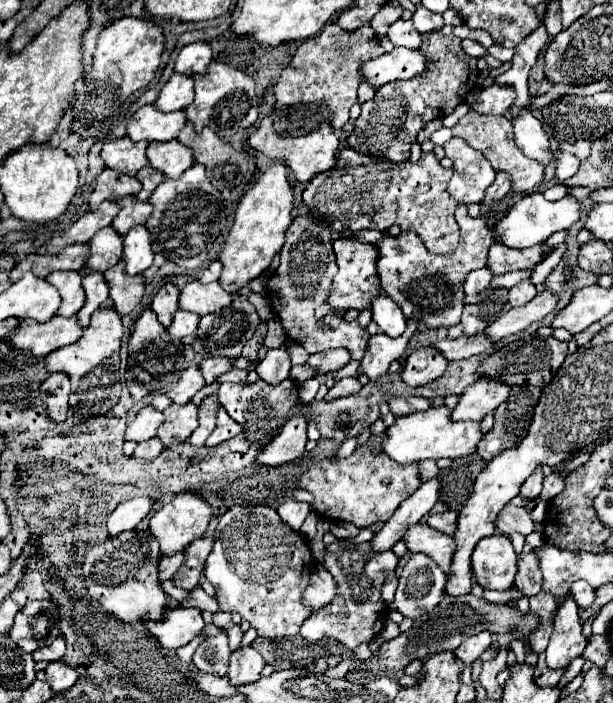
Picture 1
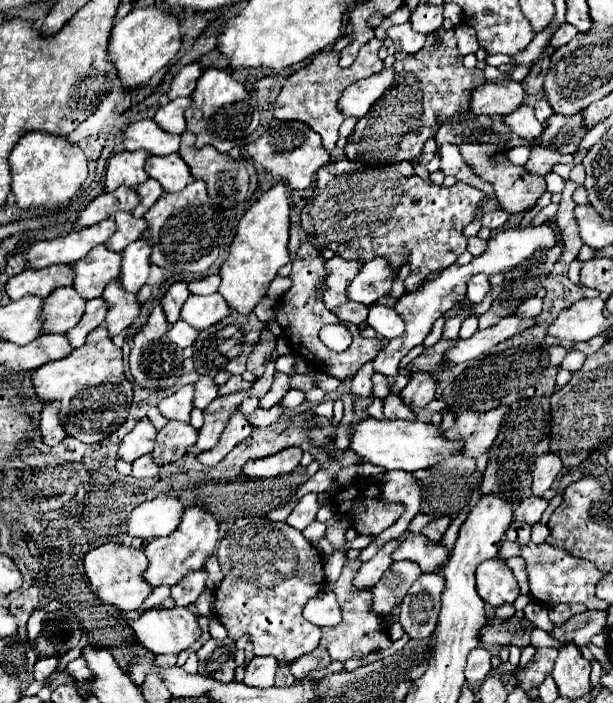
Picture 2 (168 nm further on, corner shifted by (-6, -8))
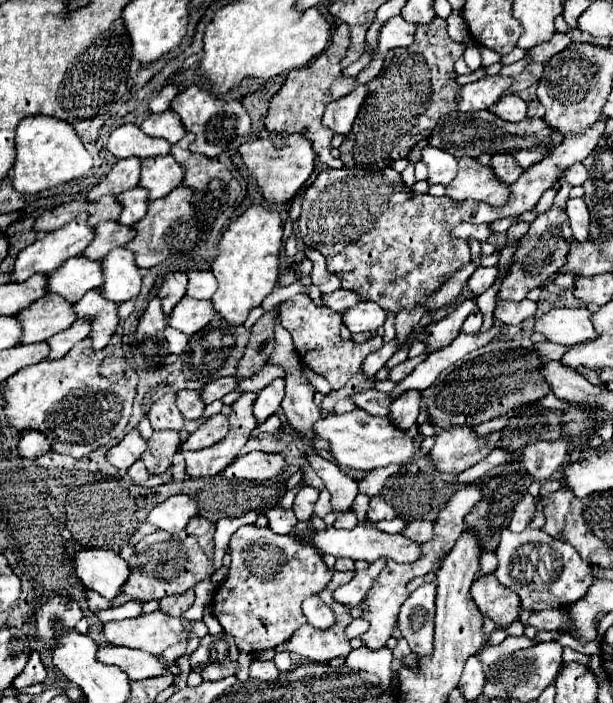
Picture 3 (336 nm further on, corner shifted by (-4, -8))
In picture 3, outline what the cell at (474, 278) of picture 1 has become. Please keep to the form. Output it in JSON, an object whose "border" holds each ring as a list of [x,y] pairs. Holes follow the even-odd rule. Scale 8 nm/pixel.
{"border":[[[478,266],[478,270],[470,276],[470,282],[468,282],[468,288],[472,294],[482,294],[486,292],[492,282],[496,280],[496,274],[498,274],[498,268],[492,266],[492,268],[486,268],[486,266]]]}

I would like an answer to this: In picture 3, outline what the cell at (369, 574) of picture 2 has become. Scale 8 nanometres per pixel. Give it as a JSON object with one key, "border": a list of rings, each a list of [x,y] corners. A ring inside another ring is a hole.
{"border":[[[378,558],[376,562],[372,562],[366,570],[360,570],[356,572],[356,576],[346,584],[346,586],[340,586],[336,592],[334,592],[334,598],[342,604],[348,604],[348,606],[356,606],[360,604],[370,586],[374,584],[374,580],[378,578],[378,574],[382,572],[382,568],[386,566],[386,558]]]}

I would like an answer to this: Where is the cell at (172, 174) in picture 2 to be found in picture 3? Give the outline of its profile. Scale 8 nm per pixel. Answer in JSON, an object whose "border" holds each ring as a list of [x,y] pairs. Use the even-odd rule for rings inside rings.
{"border":[[[154,156],[142,160],[142,178],[140,186],[150,190],[150,200],[158,200],[166,194],[170,194],[174,188],[182,184],[182,168],[178,162],[168,156]]]}

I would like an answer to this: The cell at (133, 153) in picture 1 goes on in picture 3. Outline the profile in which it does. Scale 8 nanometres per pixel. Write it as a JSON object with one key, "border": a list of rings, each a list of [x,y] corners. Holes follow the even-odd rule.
{"border":[[[122,158],[114,164],[110,174],[88,192],[90,202],[98,202],[104,194],[126,192],[140,182],[140,158]]]}

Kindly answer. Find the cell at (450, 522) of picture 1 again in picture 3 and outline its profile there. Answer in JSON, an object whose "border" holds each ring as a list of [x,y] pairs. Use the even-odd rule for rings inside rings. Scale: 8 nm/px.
{"border":[[[414,520],[402,530],[402,534],[408,536],[410,540],[422,544],[422,542],[428,542],[434,536],[434,524],[426,522],[426,520]]]}

